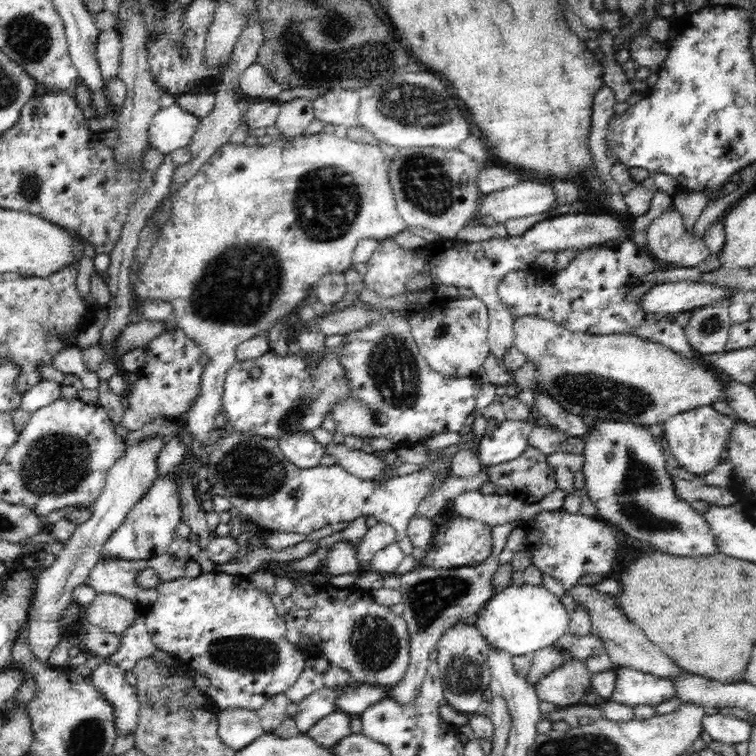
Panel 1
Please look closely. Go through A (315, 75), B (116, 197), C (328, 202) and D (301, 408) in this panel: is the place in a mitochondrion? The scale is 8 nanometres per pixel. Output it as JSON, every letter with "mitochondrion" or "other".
{"A":"other","B":"other","C":"mitochondrion","D":"mitochondrion"}

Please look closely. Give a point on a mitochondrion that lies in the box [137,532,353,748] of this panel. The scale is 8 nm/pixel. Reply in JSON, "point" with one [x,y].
{"point":[244,654]}

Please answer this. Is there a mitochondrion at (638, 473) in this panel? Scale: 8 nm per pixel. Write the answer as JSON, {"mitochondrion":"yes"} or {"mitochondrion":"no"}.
{"mitochondrion":"yes"}

